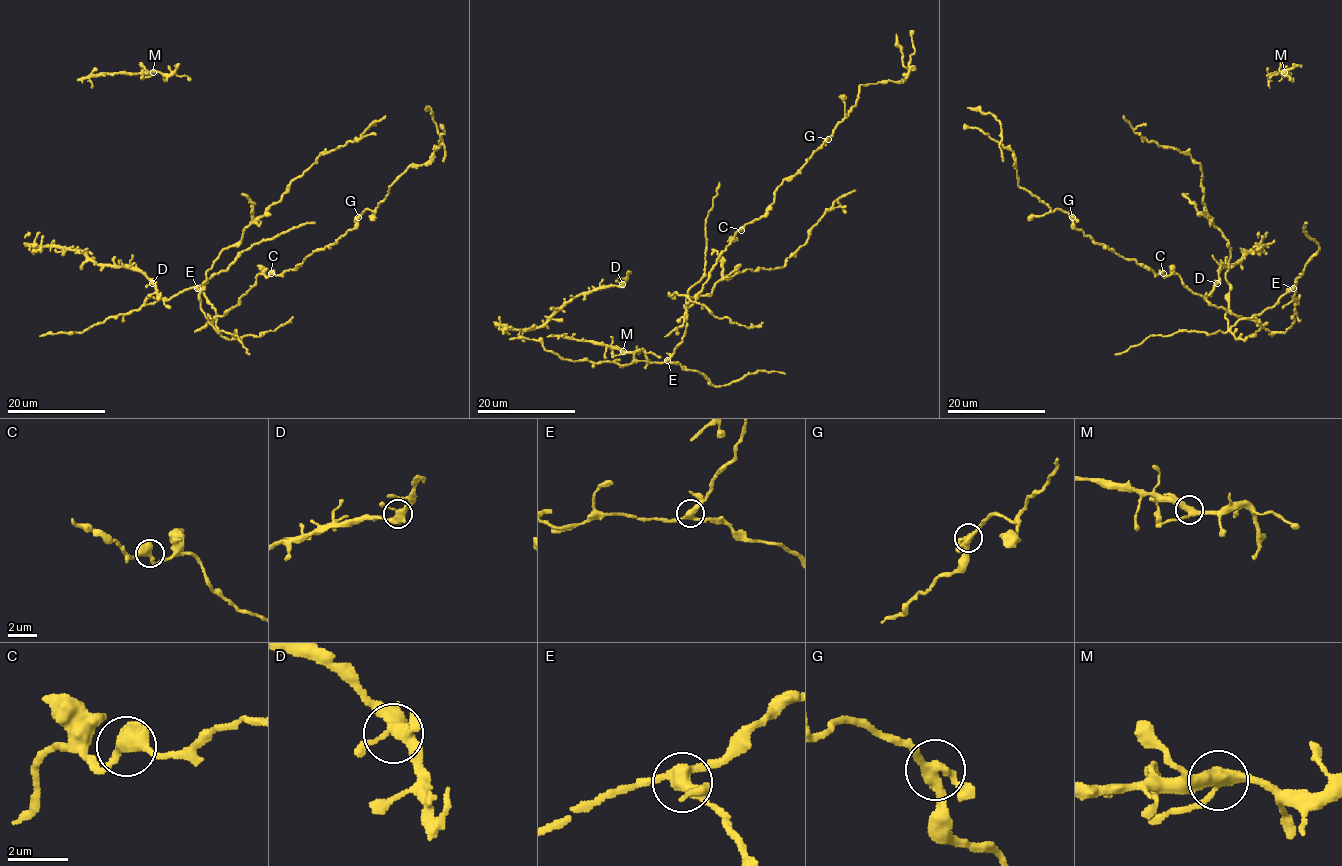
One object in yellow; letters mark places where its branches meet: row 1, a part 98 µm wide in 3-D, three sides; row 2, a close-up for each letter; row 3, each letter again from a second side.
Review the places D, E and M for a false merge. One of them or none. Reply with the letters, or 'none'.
E

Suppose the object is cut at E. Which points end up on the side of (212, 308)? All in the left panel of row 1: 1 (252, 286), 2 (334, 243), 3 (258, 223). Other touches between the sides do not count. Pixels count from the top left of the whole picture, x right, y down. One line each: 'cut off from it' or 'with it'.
1: with it
2: with it
3: with it

